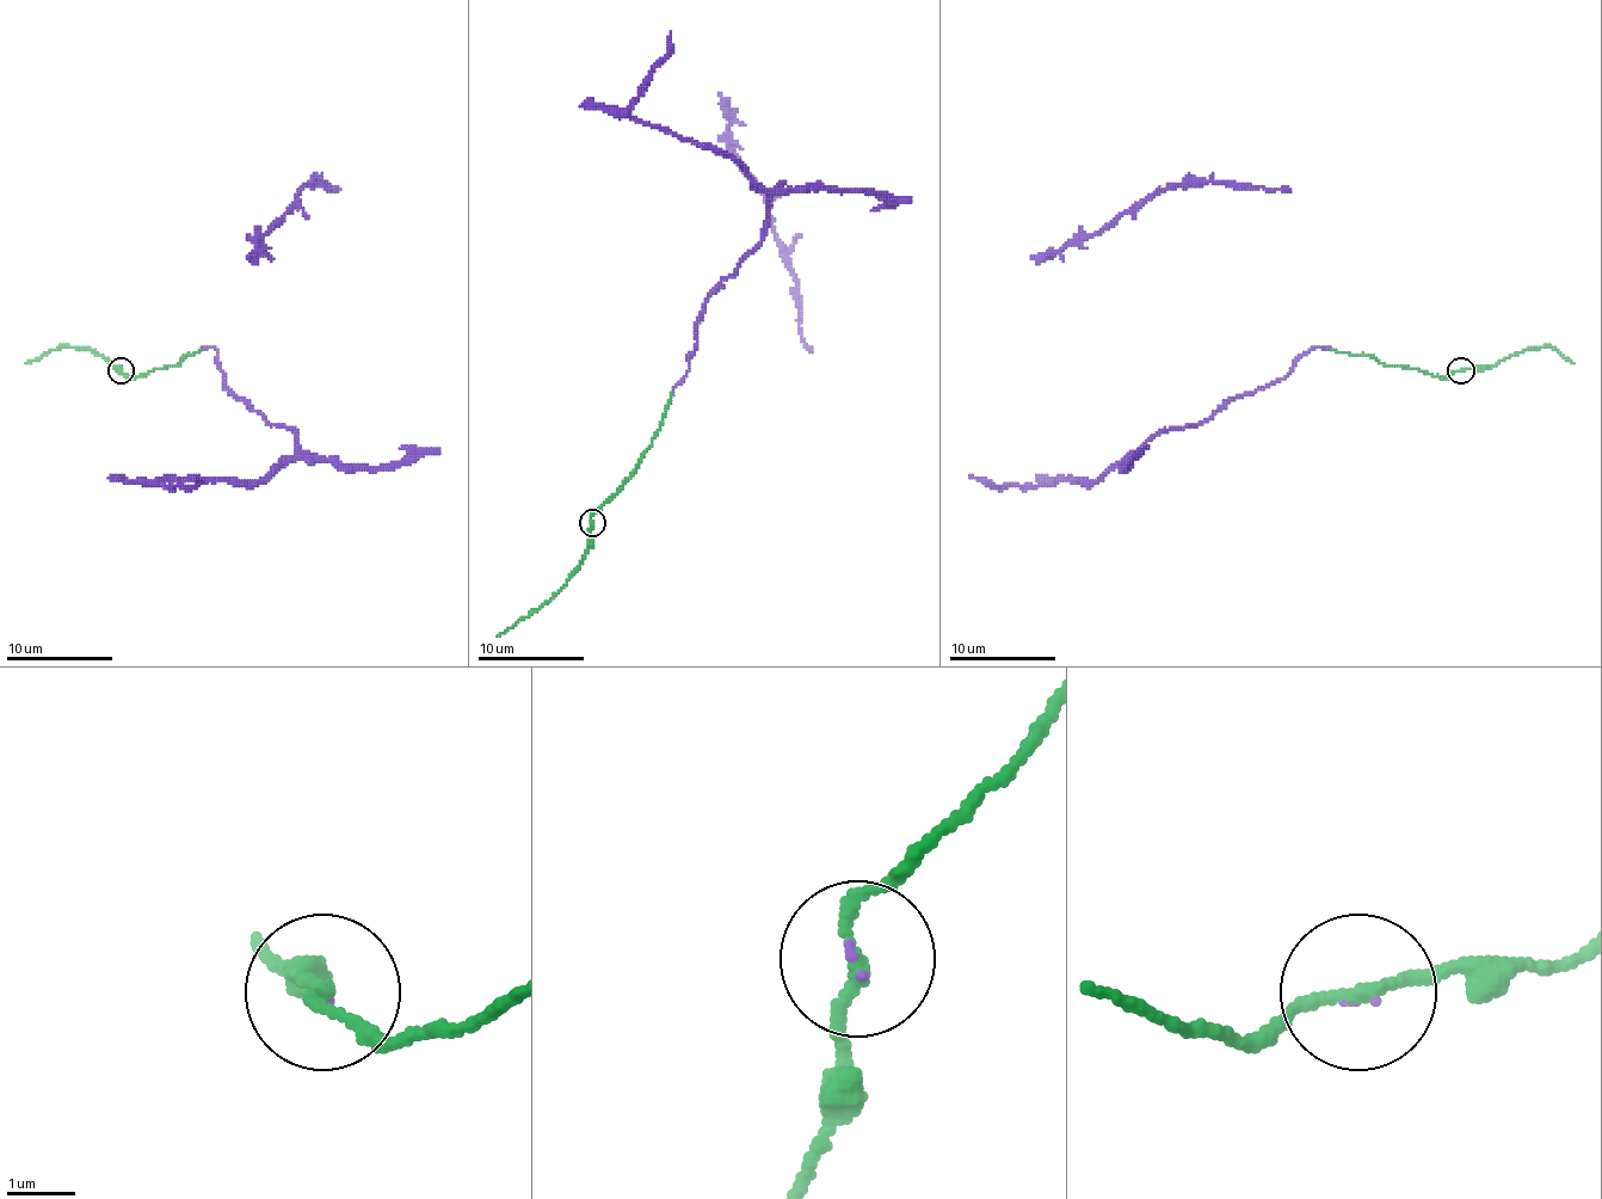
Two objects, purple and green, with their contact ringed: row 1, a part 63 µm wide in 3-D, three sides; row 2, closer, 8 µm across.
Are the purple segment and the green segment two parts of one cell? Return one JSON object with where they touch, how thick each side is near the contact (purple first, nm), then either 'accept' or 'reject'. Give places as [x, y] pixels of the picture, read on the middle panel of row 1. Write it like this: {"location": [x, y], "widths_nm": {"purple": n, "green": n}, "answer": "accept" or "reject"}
{"location": [592, 522], "widths_nm": {"purple": 50, "green": 180}, "answer": "accept"}

